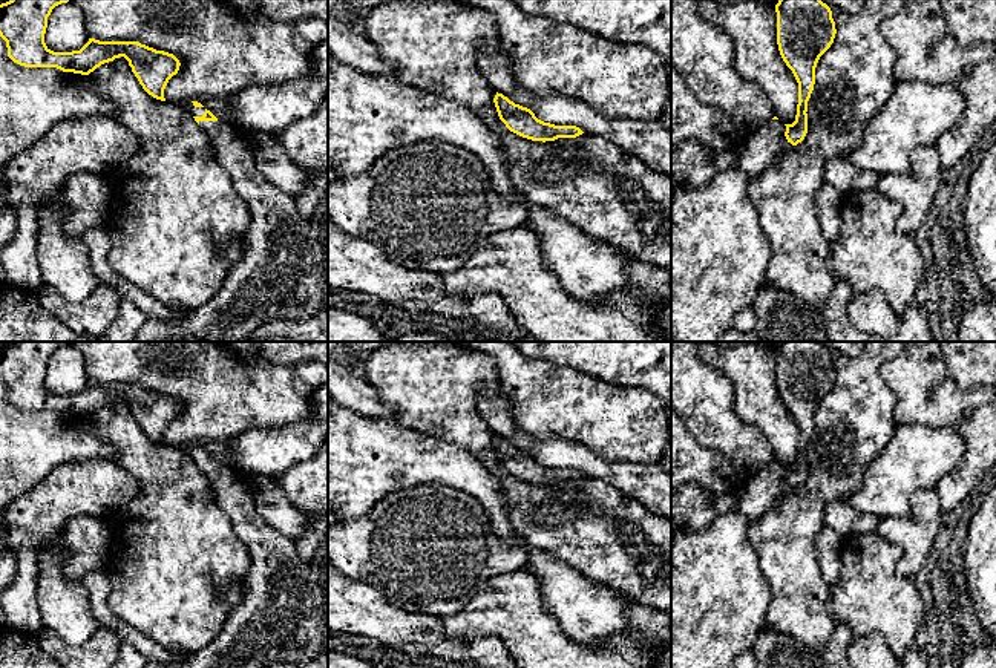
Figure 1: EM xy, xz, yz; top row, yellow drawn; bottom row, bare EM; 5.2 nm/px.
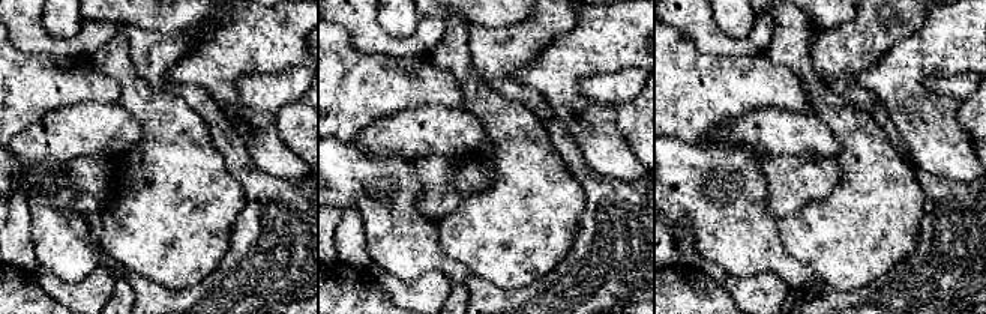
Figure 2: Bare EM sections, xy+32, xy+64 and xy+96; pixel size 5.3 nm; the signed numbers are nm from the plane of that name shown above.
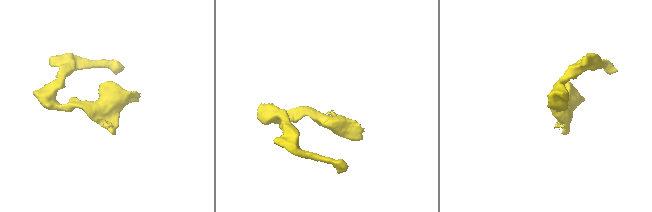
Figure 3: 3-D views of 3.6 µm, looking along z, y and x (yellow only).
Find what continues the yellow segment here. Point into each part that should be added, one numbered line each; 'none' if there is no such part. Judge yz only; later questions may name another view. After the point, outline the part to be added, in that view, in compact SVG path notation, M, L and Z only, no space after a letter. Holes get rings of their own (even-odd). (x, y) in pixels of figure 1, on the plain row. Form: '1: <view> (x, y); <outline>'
1: yz (757, 495); M780 463L760 469L737 490L736 509L749 521L758 519L791 495L792 487L786 483L785 475L786 469Z

